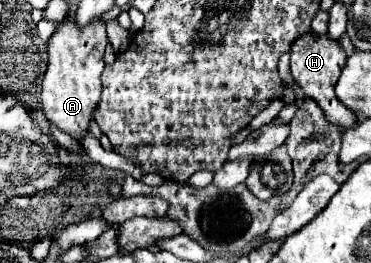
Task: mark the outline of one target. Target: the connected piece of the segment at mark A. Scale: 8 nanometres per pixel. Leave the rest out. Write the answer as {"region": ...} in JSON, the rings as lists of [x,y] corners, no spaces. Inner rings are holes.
{"region":[[[94,20],[90,26],[80,30],[76,22],[60,24],[52,38],[48,40],[48,70],[42,82],[42,110],[44,116],[58,126],[62,132],[70,134],[76,140],[88,136],[90,122],[102,94],[100,74],[104,70],[104,48],[108,44],[106,26],[102,20]]]}

